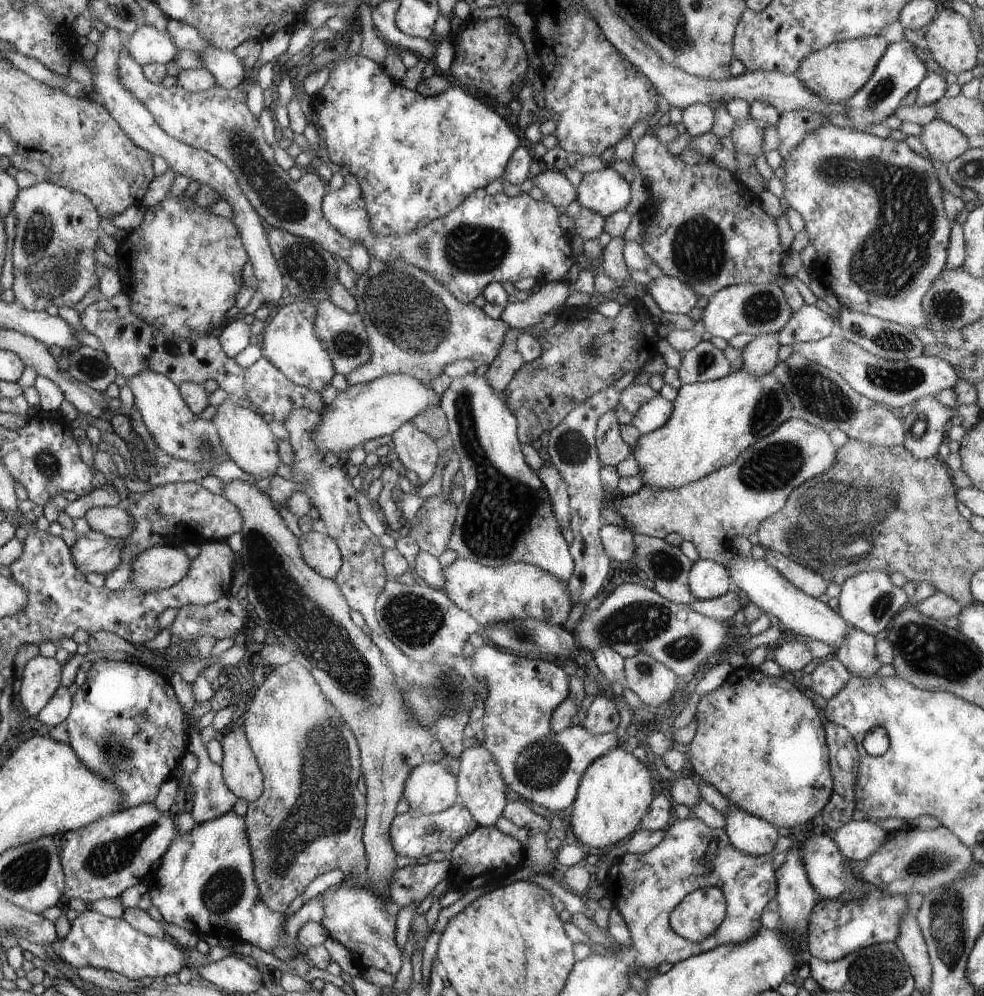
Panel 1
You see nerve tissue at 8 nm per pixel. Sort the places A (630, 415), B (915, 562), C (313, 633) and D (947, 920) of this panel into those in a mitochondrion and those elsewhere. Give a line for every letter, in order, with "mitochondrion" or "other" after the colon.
A: other
B: other
C: mitochondrion
D: mitochondrion

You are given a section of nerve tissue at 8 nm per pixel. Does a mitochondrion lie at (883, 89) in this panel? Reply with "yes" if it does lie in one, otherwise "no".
yes

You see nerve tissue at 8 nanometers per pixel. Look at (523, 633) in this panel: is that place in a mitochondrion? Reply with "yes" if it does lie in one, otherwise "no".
yes

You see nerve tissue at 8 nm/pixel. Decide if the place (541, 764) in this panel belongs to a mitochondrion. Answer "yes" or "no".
yes

